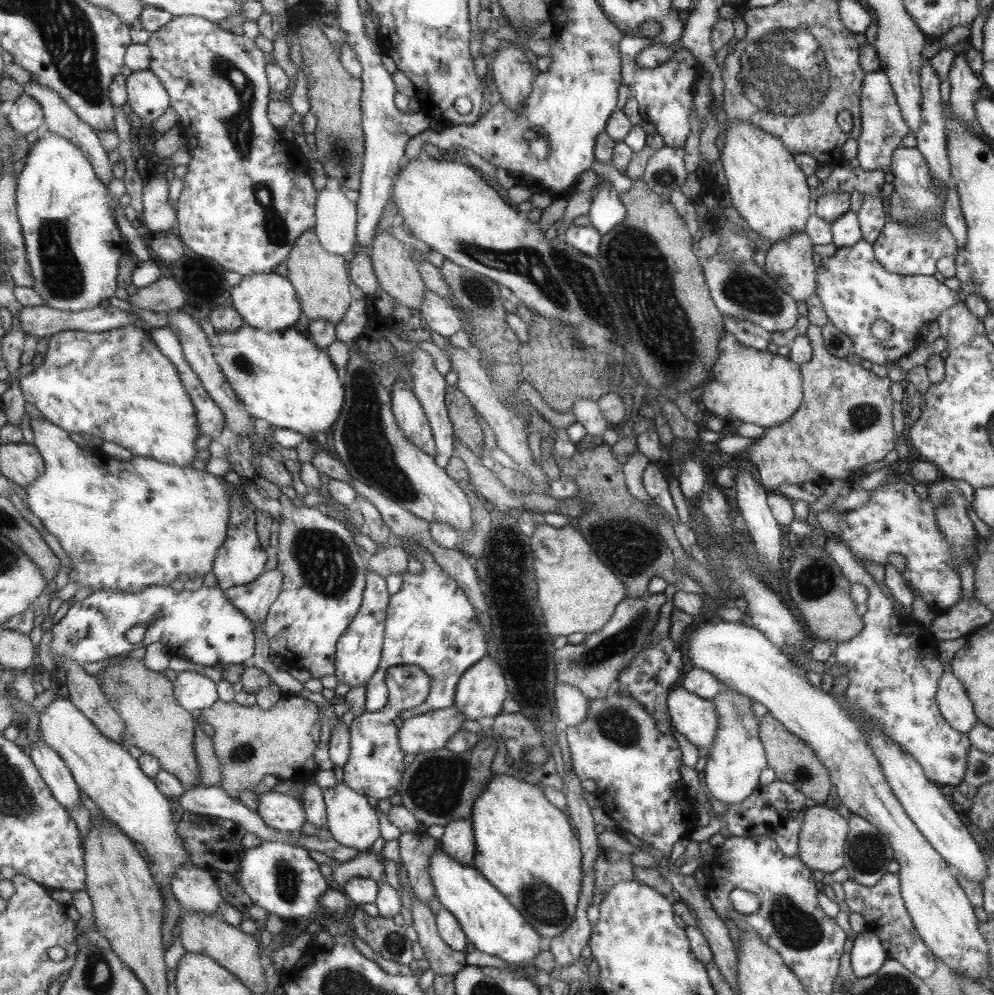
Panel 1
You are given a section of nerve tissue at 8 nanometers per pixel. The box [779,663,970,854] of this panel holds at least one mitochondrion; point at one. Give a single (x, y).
(803, 774)

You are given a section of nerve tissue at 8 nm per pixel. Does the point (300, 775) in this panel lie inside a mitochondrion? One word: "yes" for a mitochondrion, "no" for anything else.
no

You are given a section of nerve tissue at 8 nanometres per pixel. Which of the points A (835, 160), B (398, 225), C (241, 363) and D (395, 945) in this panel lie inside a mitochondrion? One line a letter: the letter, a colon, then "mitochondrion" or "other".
A: other
B: other
C: mitochondrion
D: mitochondrion

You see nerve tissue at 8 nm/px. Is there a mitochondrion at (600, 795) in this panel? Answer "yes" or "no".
no

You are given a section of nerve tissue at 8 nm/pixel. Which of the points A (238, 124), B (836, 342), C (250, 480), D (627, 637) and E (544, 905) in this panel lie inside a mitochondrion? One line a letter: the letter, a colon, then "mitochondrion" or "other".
A: mitochondrion
B: mitochondrion
C: other
D: mitochondrion
E: mitochondrion

